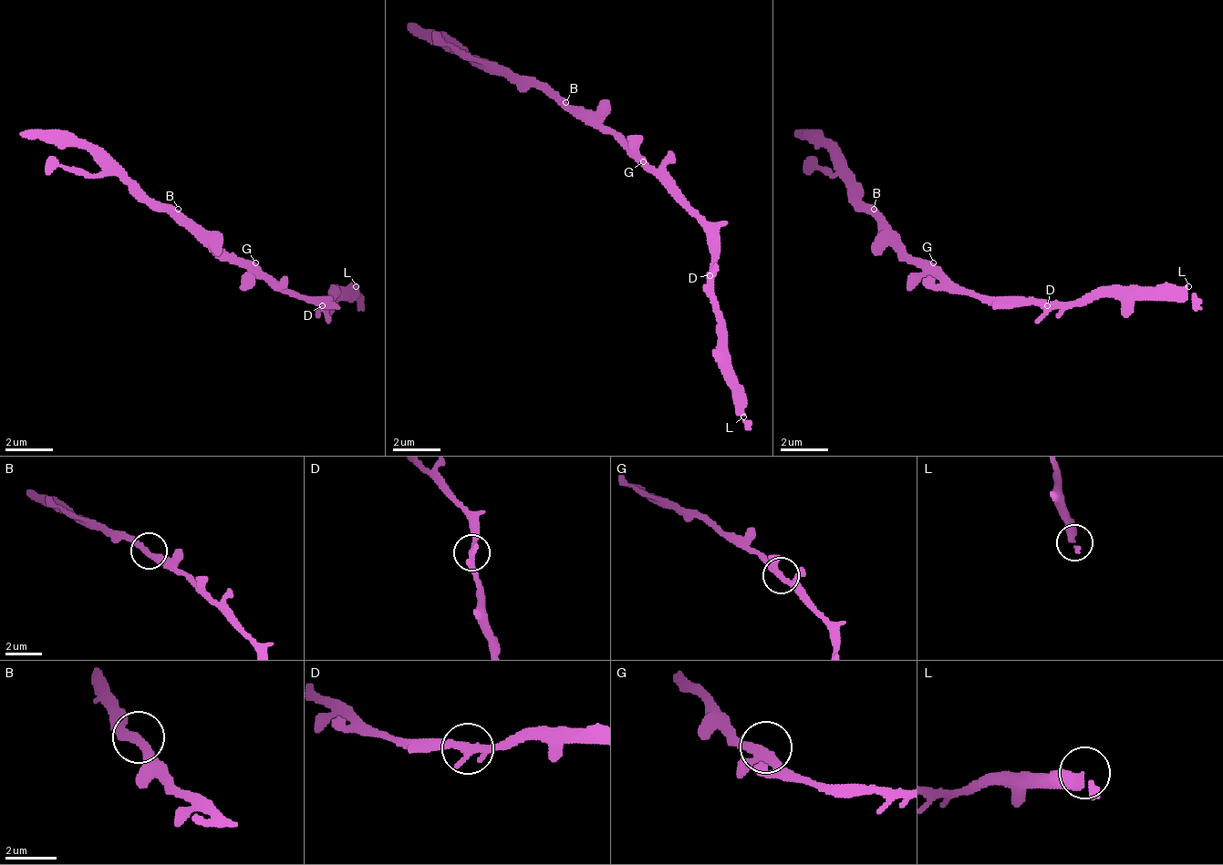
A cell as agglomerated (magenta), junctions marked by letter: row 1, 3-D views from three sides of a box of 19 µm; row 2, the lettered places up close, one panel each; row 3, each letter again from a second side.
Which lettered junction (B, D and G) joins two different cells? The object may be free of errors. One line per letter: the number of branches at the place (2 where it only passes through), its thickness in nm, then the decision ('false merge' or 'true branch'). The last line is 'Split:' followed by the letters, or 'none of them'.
B: 2 branches meet; 340 nm thick; true branch
D: 2 branches meet; 320 nm thick; true branch
G: 3 branches meet; 320 nm thick; true branch
Split: none of them

